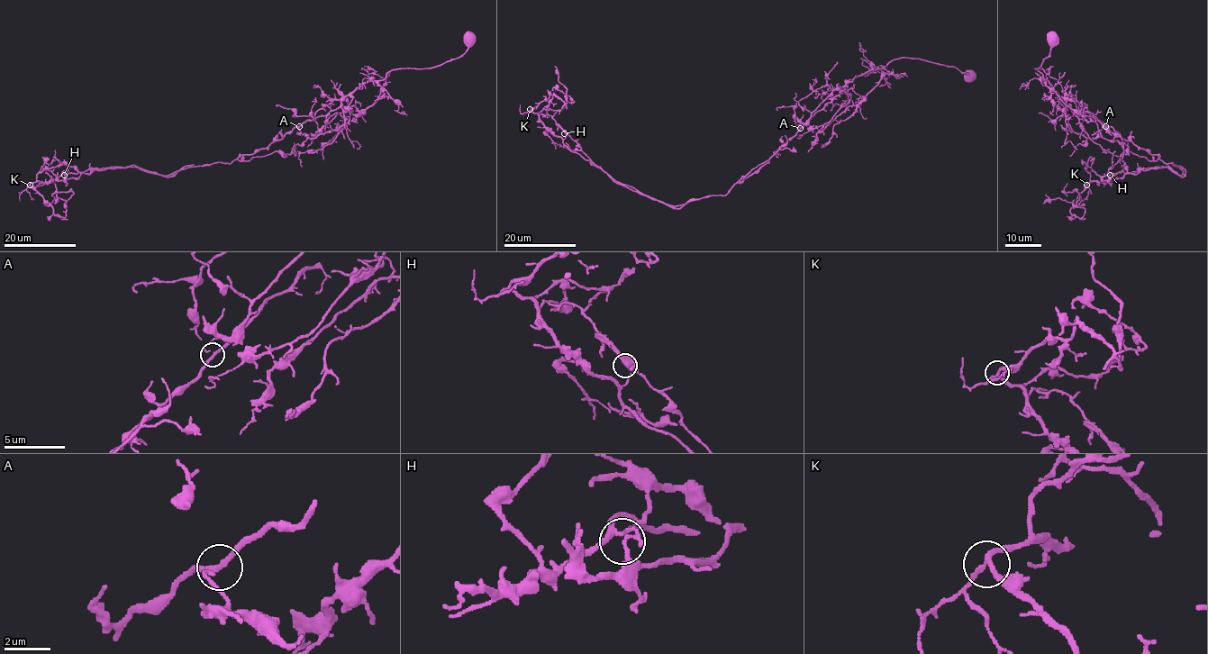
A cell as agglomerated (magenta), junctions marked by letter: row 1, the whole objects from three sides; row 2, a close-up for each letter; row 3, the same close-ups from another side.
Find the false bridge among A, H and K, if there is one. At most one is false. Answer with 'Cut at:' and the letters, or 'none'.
Cut at: H

